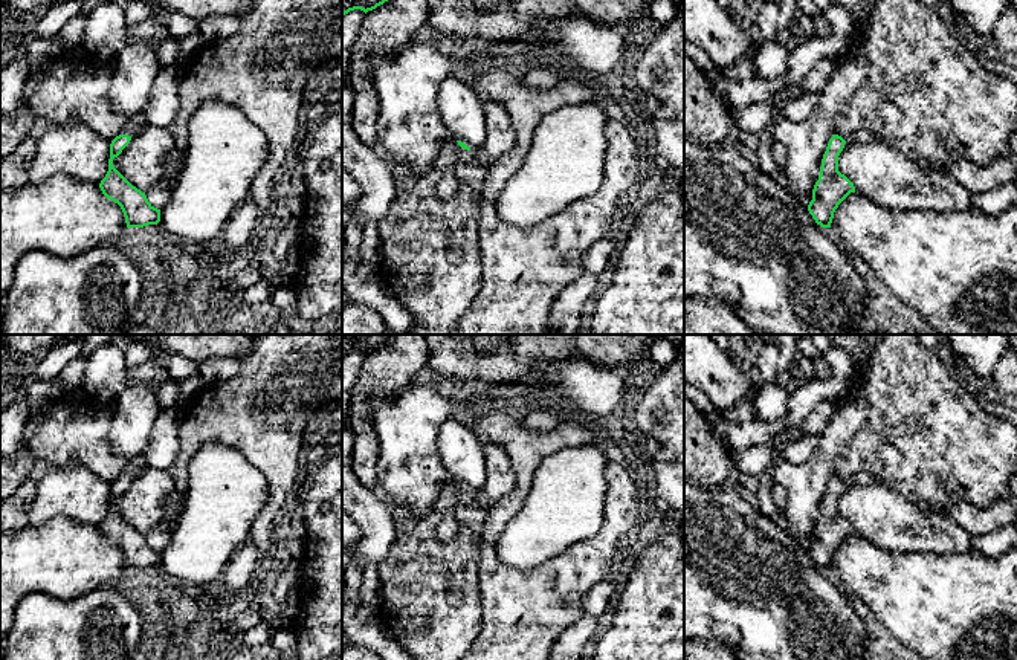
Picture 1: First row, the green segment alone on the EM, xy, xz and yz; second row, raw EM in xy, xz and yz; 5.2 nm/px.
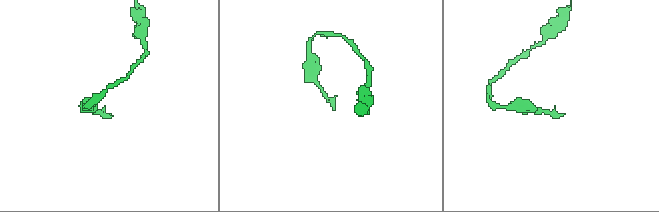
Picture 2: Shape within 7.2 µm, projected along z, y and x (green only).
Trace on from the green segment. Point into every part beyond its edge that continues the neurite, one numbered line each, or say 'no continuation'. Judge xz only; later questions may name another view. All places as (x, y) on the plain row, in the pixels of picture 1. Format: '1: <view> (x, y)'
no continuation

